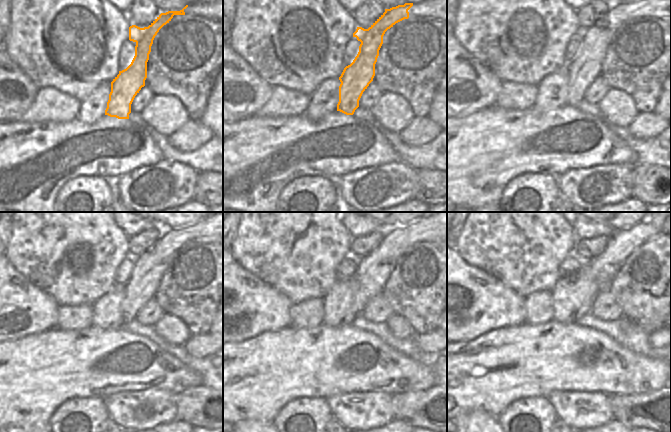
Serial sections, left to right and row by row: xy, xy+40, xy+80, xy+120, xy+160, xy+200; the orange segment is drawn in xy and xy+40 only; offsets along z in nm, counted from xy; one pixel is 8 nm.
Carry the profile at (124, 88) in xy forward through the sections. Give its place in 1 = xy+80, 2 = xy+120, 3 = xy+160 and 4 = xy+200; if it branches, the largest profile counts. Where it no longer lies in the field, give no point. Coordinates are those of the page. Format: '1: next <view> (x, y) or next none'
1: next xy+80 (586, 67)
2: next xy+120 (148, 268)
3: next xy+160 (373, 270)
4: next xy+200 (604, 267)

